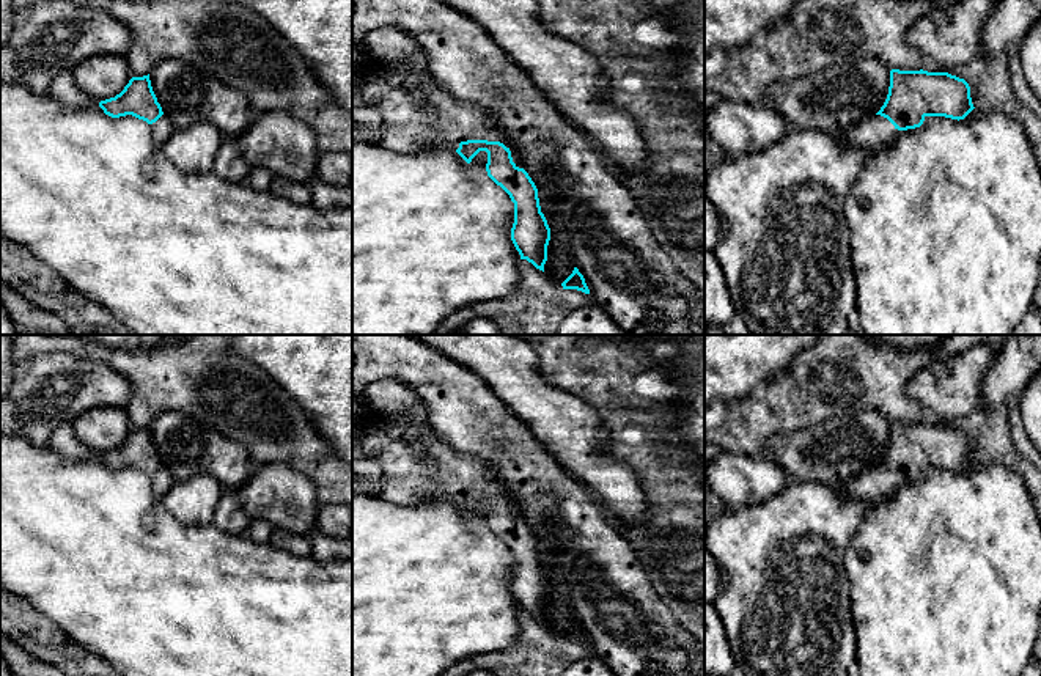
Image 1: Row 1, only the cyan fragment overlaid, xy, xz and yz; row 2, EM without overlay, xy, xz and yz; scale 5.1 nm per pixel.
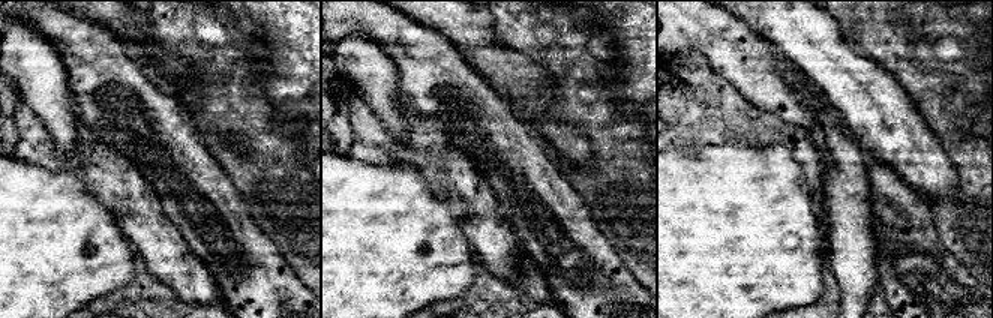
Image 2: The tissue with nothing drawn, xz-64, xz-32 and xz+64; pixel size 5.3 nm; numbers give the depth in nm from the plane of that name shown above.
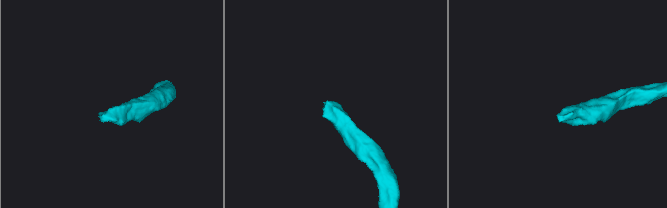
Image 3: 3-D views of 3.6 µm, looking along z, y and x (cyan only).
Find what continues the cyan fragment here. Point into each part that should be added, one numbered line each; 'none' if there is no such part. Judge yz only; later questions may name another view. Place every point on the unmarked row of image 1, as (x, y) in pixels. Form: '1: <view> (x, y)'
1: yz (875, 484)

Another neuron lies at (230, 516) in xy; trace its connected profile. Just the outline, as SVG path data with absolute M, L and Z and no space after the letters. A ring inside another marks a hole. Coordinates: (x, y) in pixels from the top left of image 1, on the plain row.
M223 490L212 524L231 535L241 535L248 528L252 517L237 503L231 490Z

